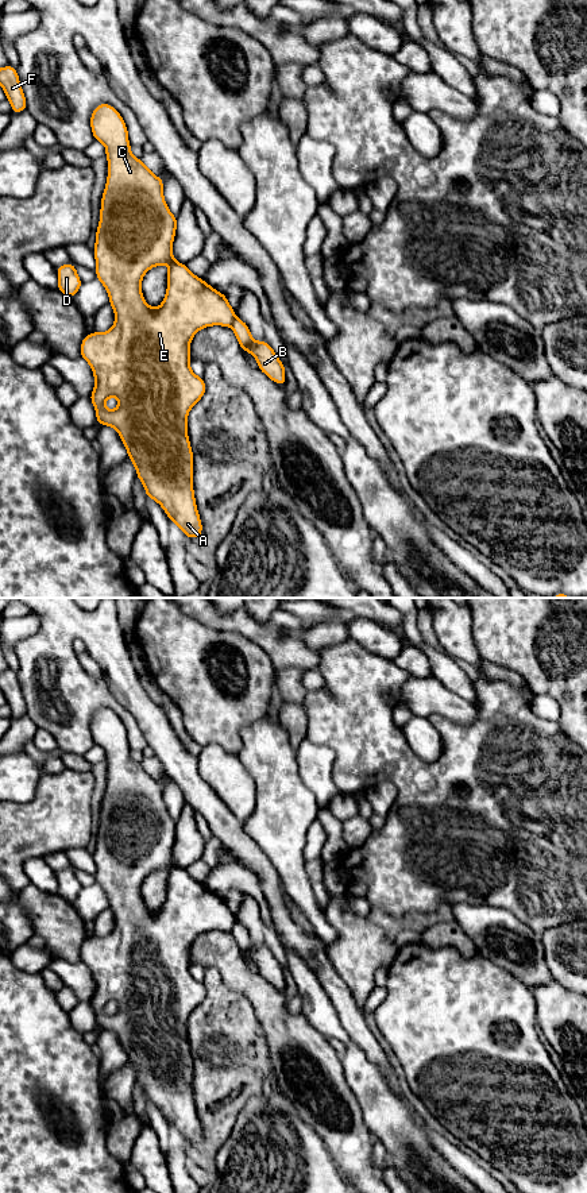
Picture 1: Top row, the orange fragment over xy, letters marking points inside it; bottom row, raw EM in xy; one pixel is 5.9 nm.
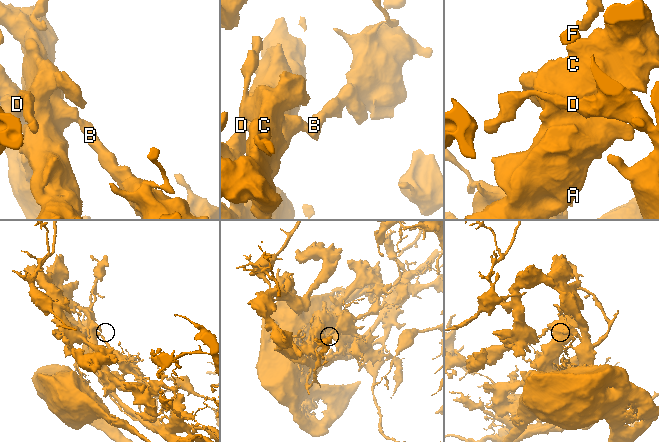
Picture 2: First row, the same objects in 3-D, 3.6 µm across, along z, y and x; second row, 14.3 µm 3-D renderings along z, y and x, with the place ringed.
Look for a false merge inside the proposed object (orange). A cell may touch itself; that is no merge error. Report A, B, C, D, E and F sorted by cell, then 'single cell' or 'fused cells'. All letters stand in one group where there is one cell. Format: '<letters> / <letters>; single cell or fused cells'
A C E / B D F; fused cells

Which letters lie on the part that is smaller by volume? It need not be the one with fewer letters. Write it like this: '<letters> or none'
A, C, E

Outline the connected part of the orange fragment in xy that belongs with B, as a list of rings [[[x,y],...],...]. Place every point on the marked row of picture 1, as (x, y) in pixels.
[[[237,317],[232,323],[231,328],[239,341],[240,348],[250,352],[256,359],[258,368],[273,382],[285,386],[285,364],[277,356],[271,345],[264,340],[255,341],[251,336],[248,325]]]

